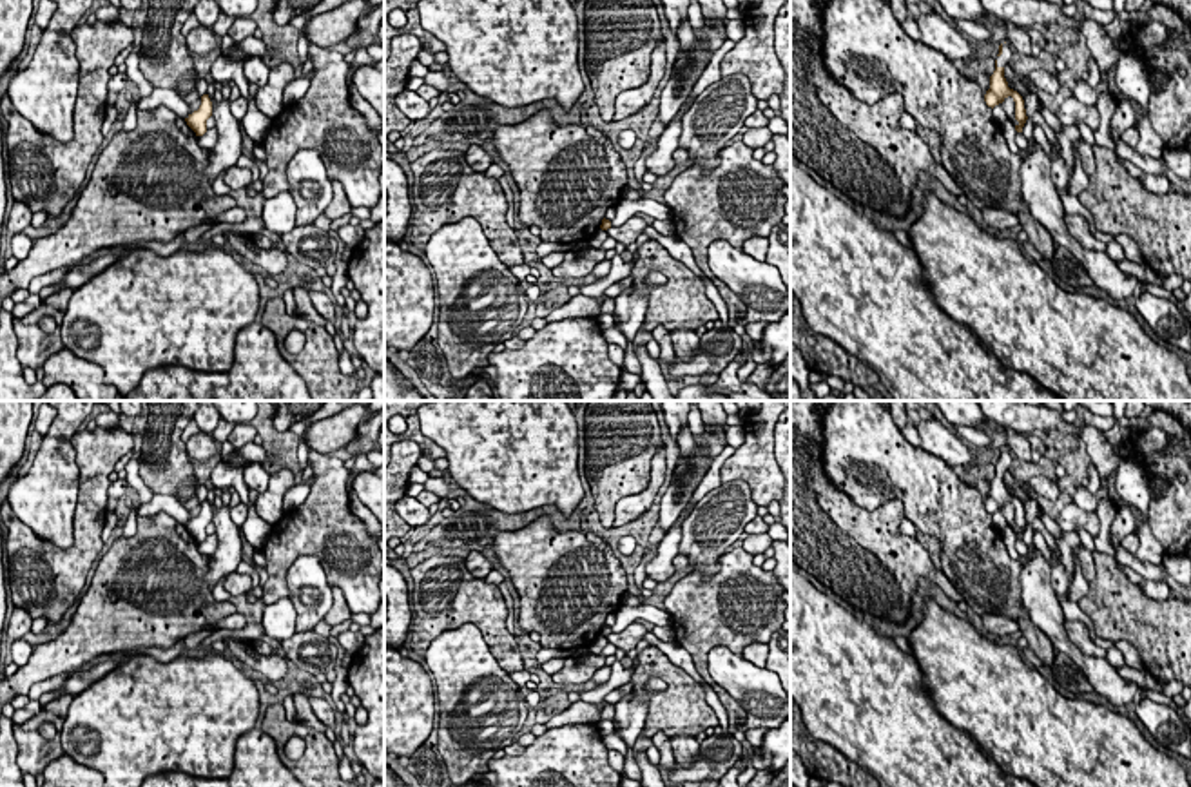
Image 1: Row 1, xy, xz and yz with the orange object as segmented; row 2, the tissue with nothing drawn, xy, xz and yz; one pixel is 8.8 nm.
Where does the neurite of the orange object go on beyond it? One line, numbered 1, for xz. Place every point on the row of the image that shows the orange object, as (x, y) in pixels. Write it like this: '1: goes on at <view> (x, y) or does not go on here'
1: does not go on here

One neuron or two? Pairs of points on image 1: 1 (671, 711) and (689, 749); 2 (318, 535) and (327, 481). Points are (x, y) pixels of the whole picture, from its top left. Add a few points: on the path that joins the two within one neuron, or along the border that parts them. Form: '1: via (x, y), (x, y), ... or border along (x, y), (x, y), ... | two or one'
1: border along (693, 735), (675, 735), (671, 738) | two
2: via (325, 523), (327, 494) | one

